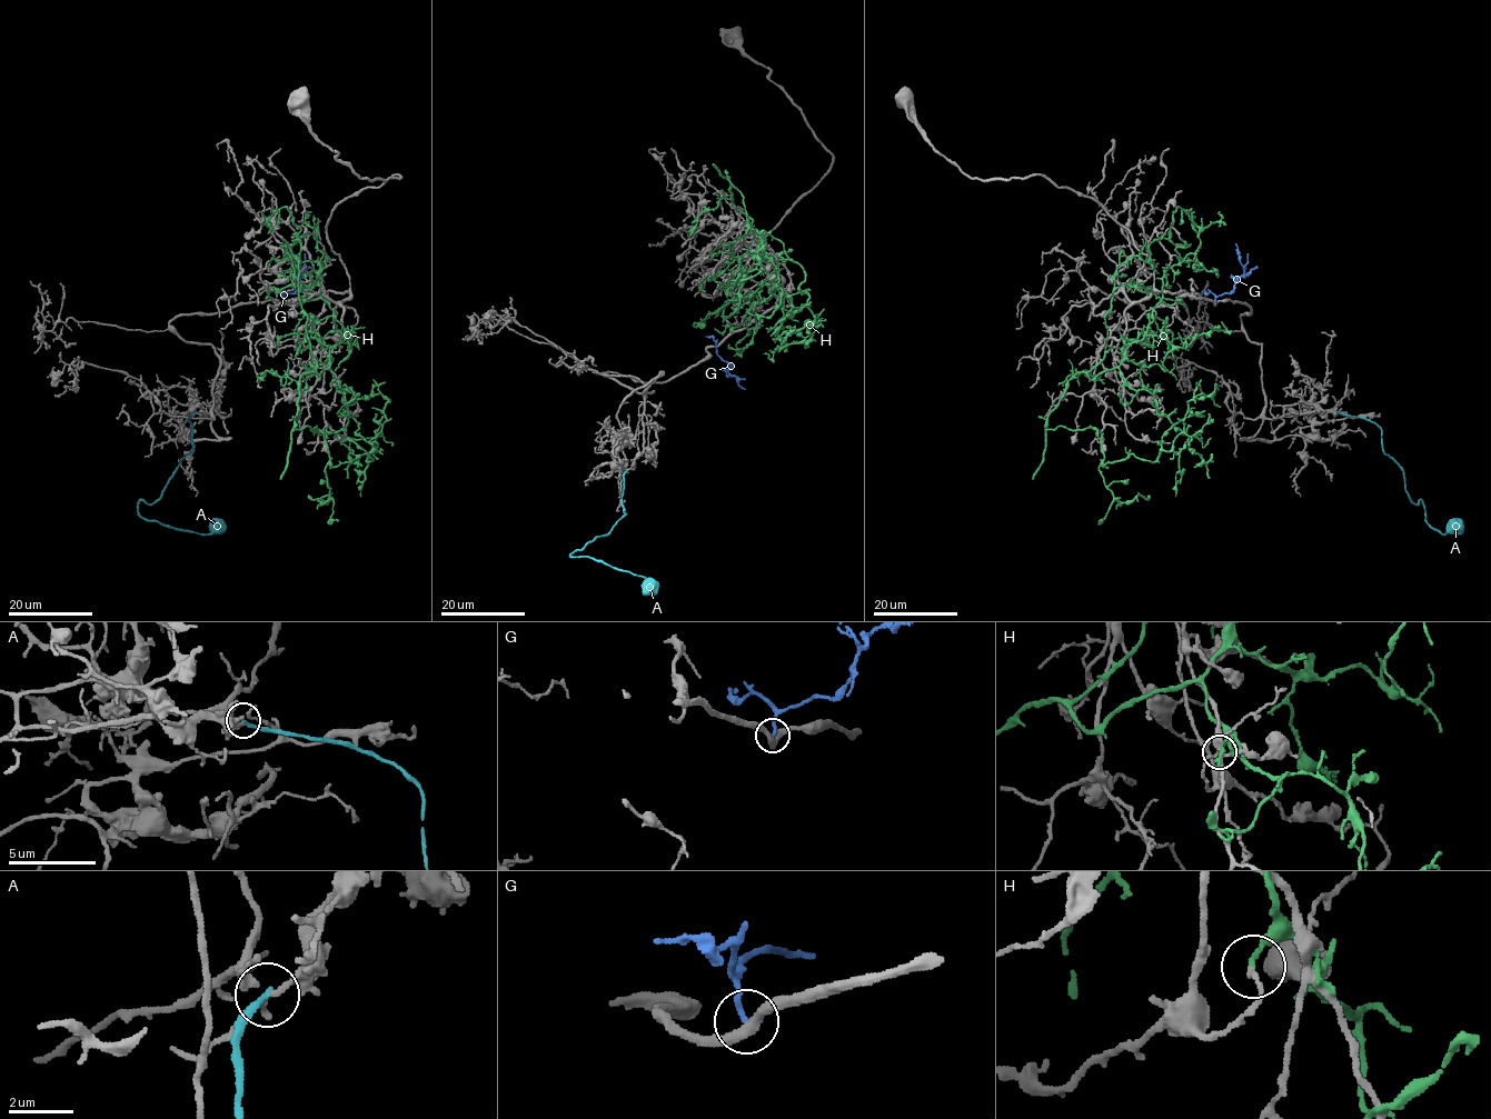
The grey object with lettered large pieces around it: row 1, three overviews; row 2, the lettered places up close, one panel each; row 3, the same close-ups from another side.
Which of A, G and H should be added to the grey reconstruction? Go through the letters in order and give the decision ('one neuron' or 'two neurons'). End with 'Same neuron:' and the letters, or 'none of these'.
A: two neurons
G: two neurons
H: two neurons
Same neuron: none of these

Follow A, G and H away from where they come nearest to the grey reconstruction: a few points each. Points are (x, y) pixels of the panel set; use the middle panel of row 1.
A: (627, 470), (622, 501), (625, 513), (606, 533), (570, 556), (589, 556), (640, 575), (653, 592)
G: (717, 346), (716, 352), (731, 367), (729, 376), (722, 367)
H: (763, 255), (726, 178), (741, 193), (748, 226), (778, 239), (804, 271), (803, 305), (821, 322), (775, 350)

